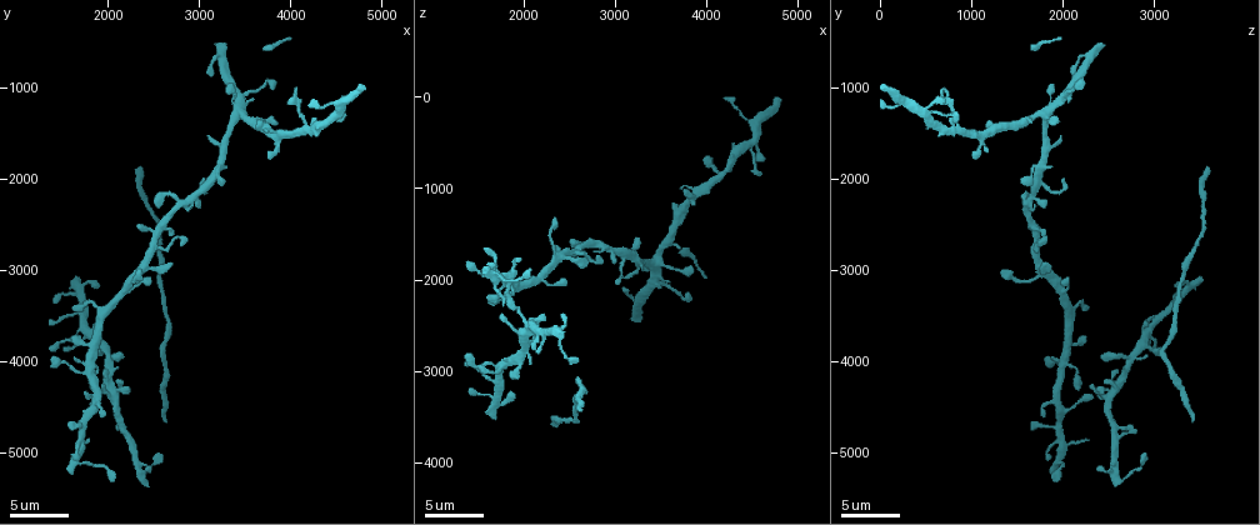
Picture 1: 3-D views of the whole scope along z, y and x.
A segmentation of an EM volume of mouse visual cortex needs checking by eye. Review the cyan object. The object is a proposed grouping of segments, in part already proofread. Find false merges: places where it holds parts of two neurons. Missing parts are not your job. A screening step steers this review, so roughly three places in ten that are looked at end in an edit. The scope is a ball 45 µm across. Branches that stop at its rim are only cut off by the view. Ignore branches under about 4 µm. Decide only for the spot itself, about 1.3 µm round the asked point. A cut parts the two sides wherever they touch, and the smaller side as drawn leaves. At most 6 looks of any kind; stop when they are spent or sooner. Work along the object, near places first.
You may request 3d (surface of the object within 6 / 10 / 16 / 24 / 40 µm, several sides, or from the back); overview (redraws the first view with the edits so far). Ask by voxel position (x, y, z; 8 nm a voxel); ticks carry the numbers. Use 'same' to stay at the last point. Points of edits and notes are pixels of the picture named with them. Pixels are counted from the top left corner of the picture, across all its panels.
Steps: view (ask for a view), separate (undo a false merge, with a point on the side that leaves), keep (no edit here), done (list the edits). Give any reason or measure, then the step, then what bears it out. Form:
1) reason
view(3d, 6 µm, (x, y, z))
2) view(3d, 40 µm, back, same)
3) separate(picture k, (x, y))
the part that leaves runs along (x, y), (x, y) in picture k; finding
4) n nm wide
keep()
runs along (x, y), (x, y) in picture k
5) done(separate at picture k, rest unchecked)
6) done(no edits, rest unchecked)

arms part here
view(3d, 10 µm, (1800, 4500, 2000))

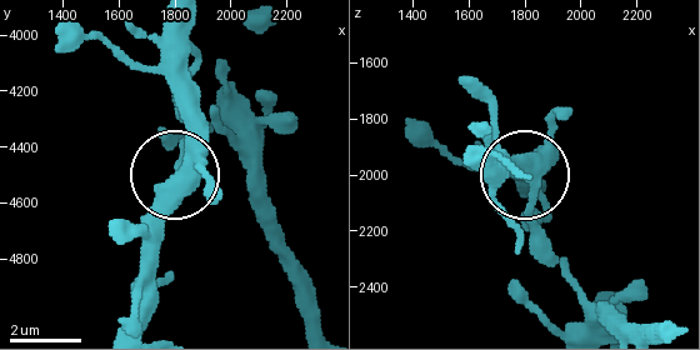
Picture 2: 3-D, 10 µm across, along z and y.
370 nm wide
keep()
runs along (191, 26), (183, 71), (191, 151), (150, 256) in picture 2; all the same neuron

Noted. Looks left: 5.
three arms meet
view(3d, 16 µm, (2000, 3900, 2850))

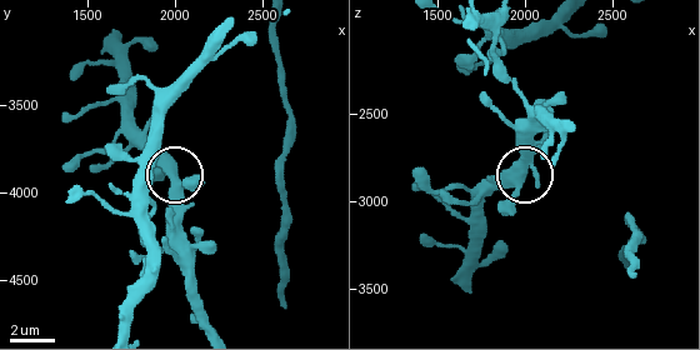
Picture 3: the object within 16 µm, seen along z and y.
side arm 10 µm; 3 arms
keep()
one neuron here

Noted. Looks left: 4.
calibre changes
view(3d, 10 µm, (2300, 3100, 1500))

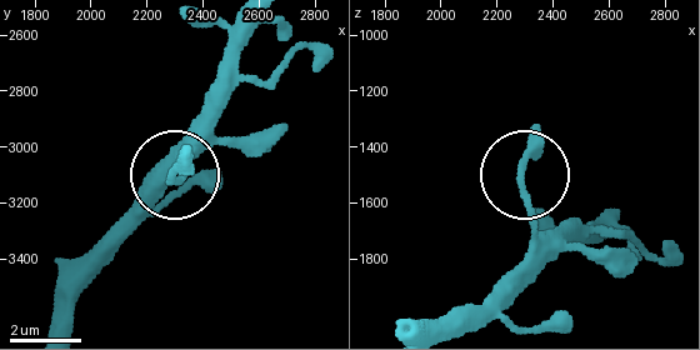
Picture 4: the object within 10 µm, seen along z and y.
view(3d, 10 µm, back, (2280, 3120, 1520))

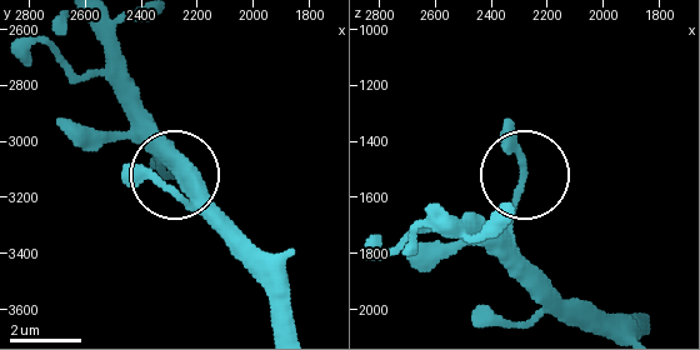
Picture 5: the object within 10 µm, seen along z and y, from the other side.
keep()
continuous, no second neuron

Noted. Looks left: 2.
done(no edits, rest unchecked)

